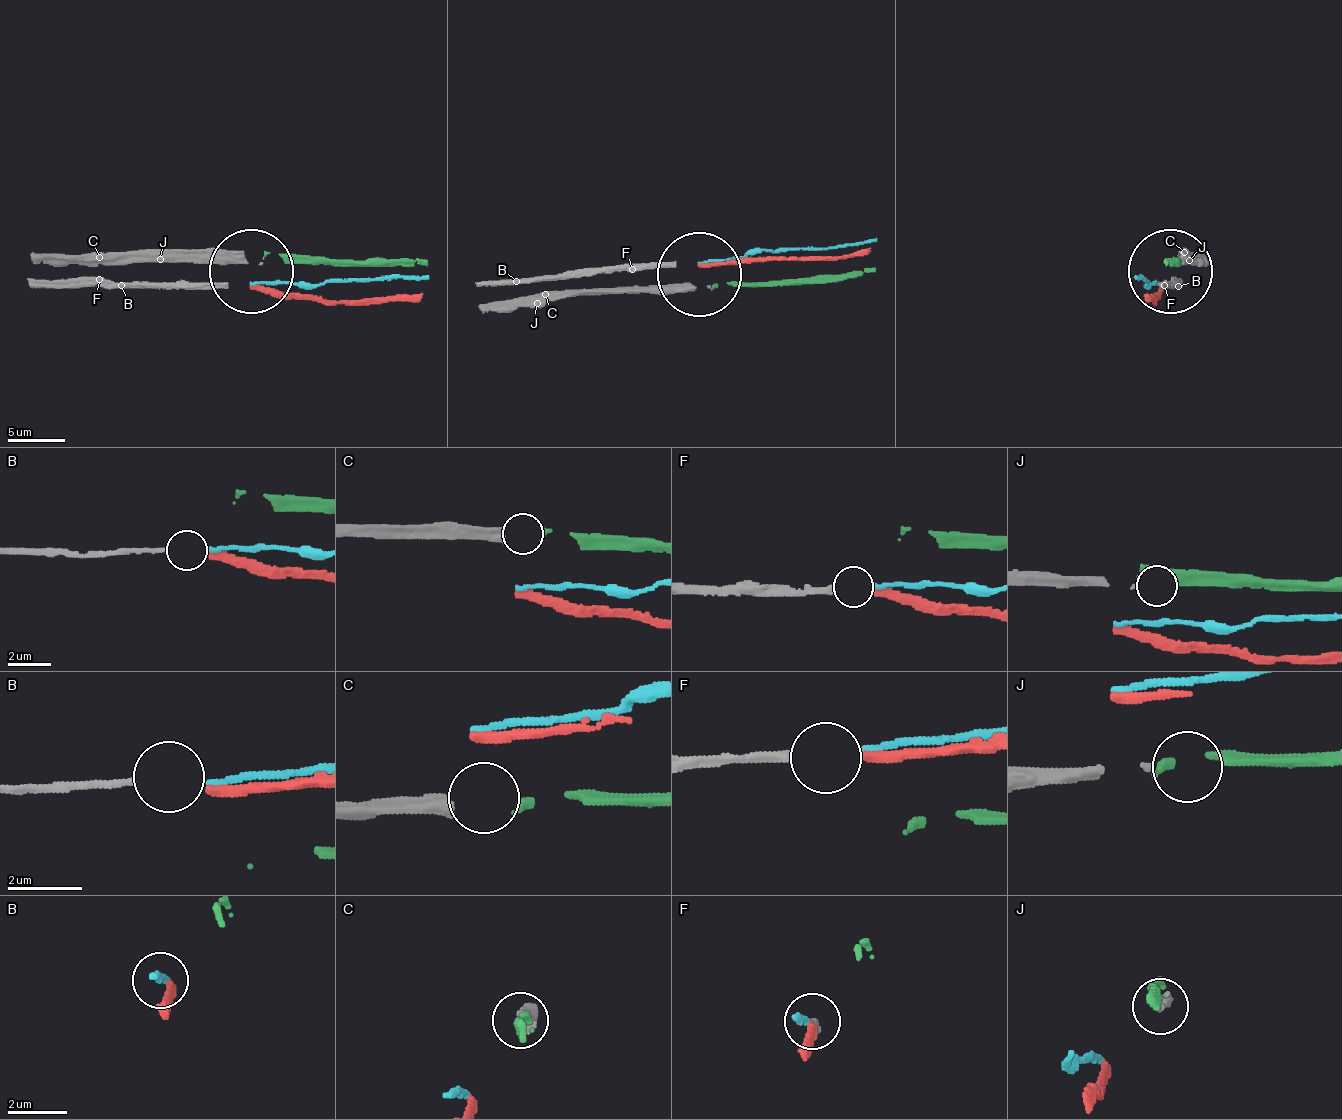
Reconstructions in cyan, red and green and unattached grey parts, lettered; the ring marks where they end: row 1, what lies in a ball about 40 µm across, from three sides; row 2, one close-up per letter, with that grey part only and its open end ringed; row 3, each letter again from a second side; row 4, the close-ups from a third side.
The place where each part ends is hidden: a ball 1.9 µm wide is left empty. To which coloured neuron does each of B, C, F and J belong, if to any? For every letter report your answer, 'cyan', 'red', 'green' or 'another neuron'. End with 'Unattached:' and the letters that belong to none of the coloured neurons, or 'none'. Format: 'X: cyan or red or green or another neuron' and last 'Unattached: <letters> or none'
B: cyan
C: green
F: red
J: another neuron
Unattached: J

